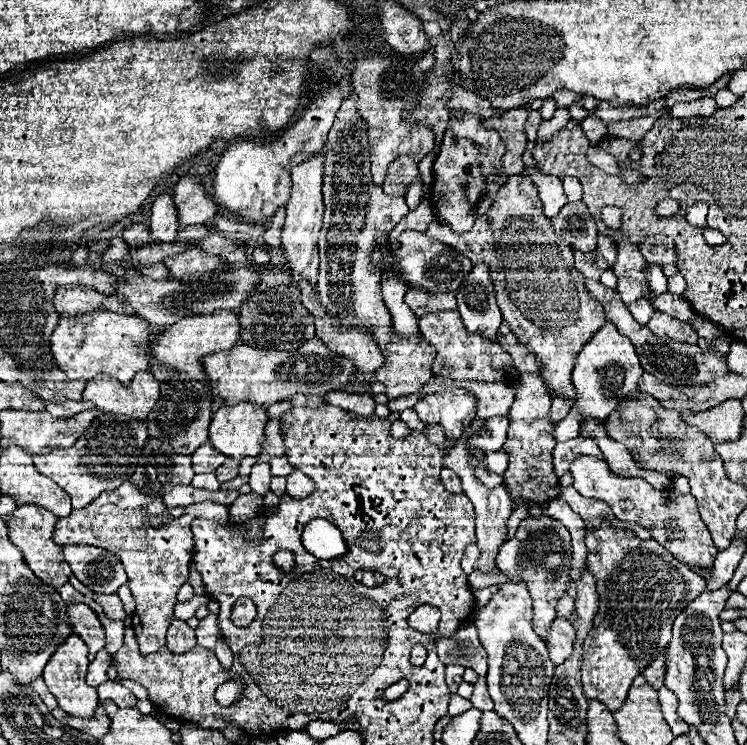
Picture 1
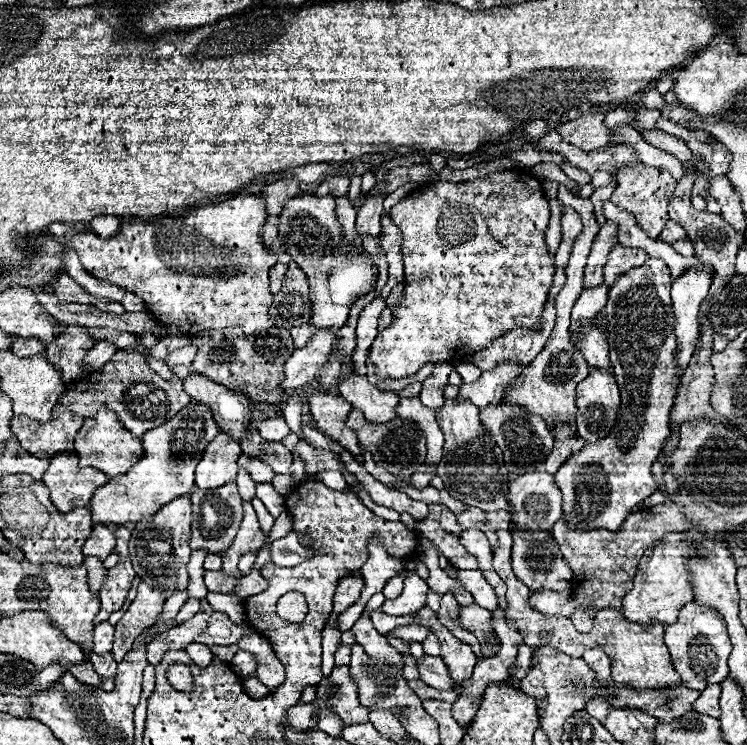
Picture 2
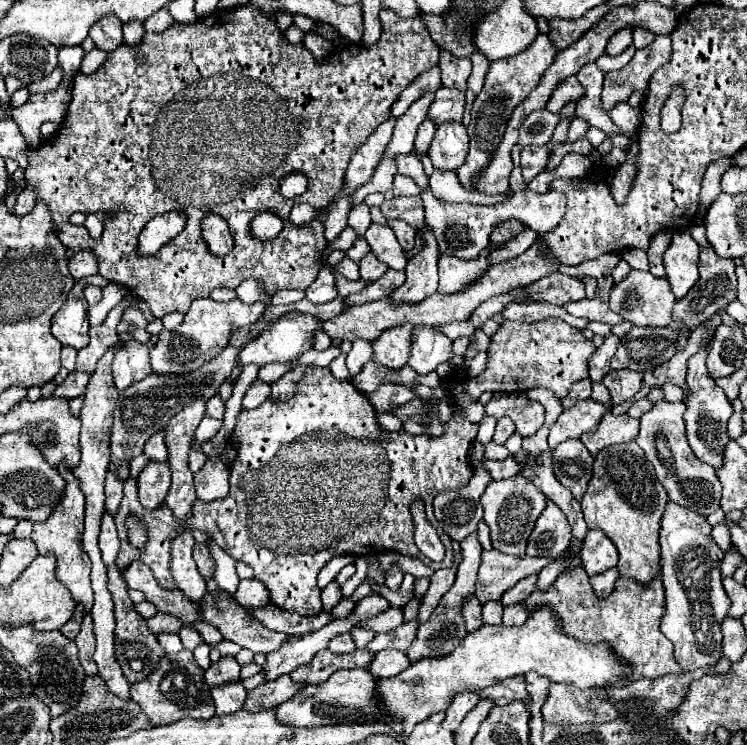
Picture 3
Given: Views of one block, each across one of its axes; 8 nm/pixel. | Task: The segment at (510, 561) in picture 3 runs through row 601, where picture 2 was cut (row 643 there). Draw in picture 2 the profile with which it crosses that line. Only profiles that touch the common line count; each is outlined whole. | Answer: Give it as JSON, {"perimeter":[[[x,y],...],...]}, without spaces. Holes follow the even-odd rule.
{"perimeter":[[[478,604],[464,606],[460,612],[460,626],[476,634],[476,638],[482,644],[482,658],[496,654],[496,650],[488,646],[488,636],[494,634],[494,628],[492,628],[492,614],[486,608],[480,608]]]}

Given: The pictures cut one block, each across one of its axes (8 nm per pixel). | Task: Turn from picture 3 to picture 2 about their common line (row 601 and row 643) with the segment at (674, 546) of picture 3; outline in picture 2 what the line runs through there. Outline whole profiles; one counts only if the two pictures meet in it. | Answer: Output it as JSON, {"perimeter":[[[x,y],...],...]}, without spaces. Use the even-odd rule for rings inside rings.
{"perimeter":[[[696,602],[686,604],[680,614],[678,622],[668,626],[664,632],[664,642],[670,650],[672,664],[680,674],[686,688],[704,690],[712,682],[724,682],[728,676],[728,656],[730,656],[730,640],[726,636],[726,624],[716,610],[710,606],[700,606]]]}

